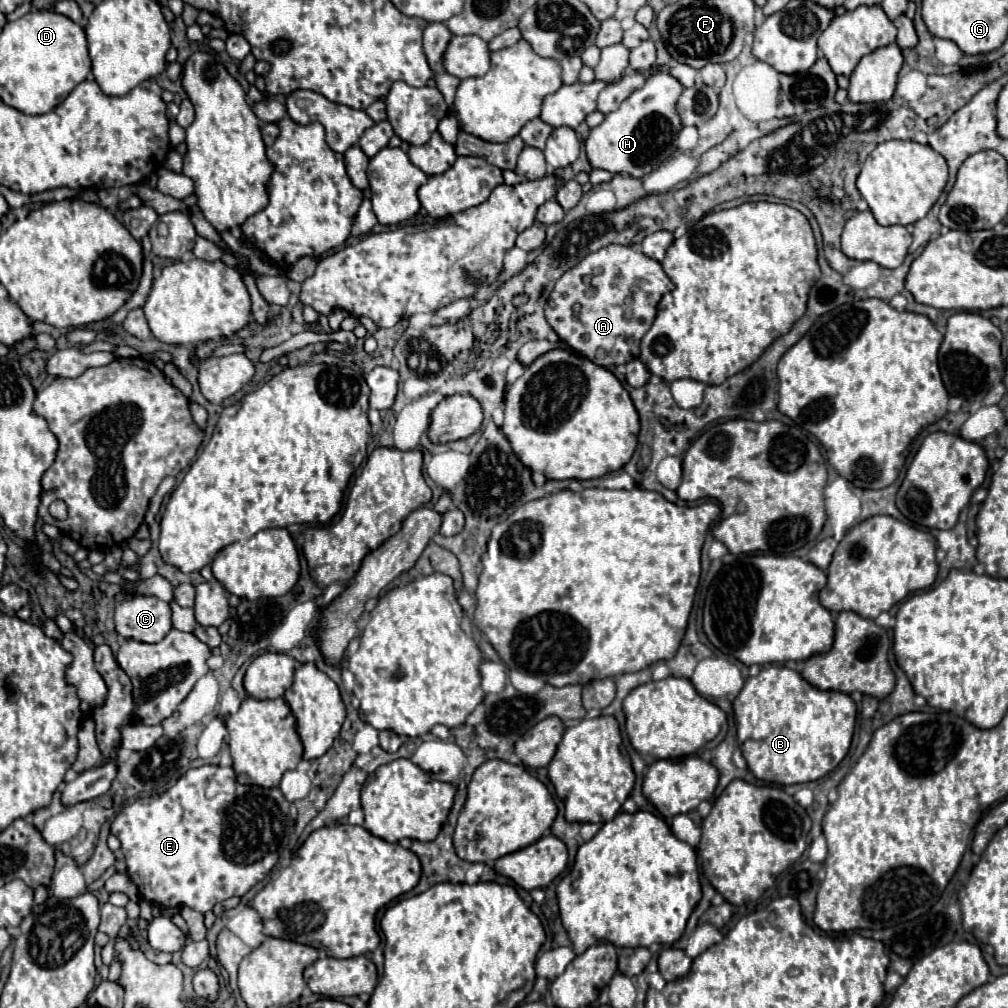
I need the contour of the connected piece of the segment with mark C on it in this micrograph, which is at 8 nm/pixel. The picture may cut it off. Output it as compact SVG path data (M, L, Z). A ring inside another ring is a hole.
M123 594L115 596L115 630L123 638L139 642L159 642L171 630L171 606L155 596L131 596L123 600Z

